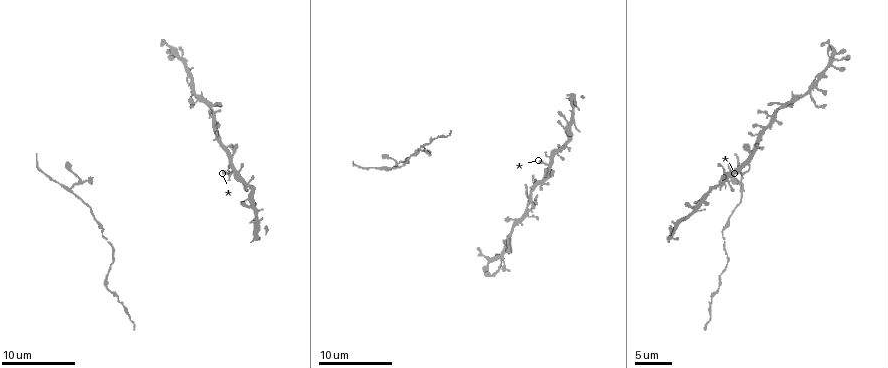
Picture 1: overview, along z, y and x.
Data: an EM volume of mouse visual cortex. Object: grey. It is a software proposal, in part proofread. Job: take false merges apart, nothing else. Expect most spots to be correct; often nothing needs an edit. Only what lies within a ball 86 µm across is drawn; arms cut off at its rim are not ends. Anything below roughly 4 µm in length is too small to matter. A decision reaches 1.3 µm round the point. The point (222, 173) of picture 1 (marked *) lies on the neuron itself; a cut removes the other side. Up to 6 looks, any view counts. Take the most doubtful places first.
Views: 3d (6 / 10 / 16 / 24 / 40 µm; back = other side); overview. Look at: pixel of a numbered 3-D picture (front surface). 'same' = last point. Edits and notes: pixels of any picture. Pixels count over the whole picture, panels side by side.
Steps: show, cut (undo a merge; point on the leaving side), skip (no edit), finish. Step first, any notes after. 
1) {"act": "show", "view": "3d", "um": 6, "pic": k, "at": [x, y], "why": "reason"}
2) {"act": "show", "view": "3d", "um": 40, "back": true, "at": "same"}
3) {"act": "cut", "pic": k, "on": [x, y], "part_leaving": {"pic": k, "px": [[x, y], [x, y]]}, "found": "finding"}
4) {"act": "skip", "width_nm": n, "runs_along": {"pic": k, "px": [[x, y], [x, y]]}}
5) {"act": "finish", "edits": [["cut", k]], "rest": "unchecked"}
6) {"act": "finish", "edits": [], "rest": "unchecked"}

{"act": "show", "view": "3d", "um": 10, "pic": 1, "at": [737, 168], "why": "four-way junction"}

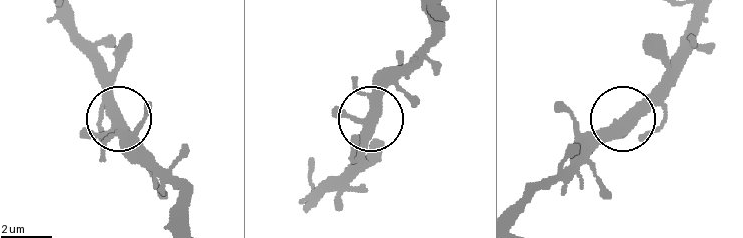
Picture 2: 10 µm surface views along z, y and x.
{"act": "skip", "arms": 4, "runs_along": {"pic": 2, "px": [[80, 136], [98, 134], [115, 121], [160, 172]]}, "found": "continuous, no second neuron"}

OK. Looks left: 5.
{"act": "show", "view": "3d", "um": 10, "pic": 1, "at": [386, 166], "why": "arms part here"}

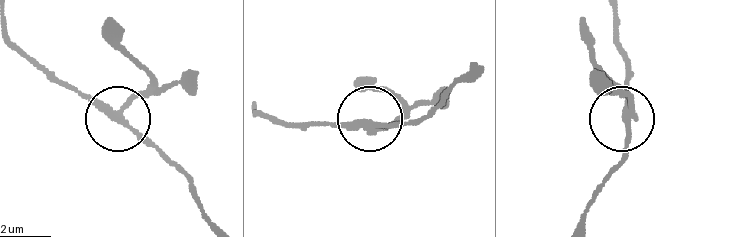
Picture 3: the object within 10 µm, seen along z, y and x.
{"act": "cut", "pic": 3, "on": [150, 94], "part_leaving": {"pic": 3, "px": [[122, 113], [150, 77], [109, 21]]}, "found": "a second neuron is stuck on"}

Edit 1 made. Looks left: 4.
{"act": "show", "view": "3d", "um": 16, "pic": 1, "at": [211, 106], "why": "thin neck"}

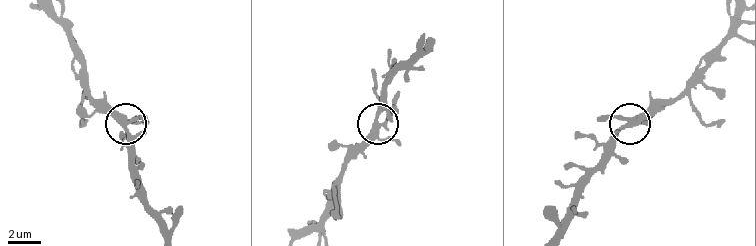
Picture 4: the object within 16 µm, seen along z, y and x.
{"act": "skip", "width_nm": 270, "found": "one neuron here"}

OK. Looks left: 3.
{"act": "finish", "edits": [["cut", 3]], "rest": "unchecked"}

